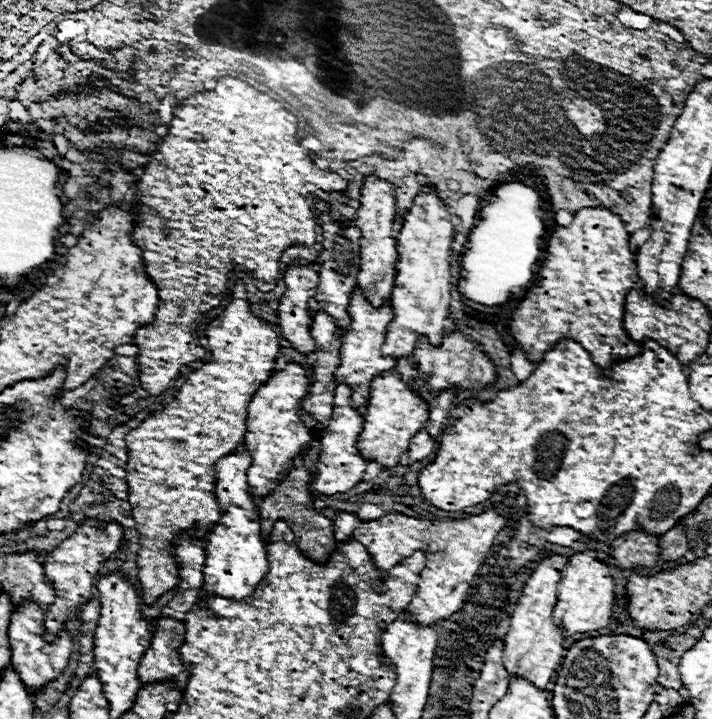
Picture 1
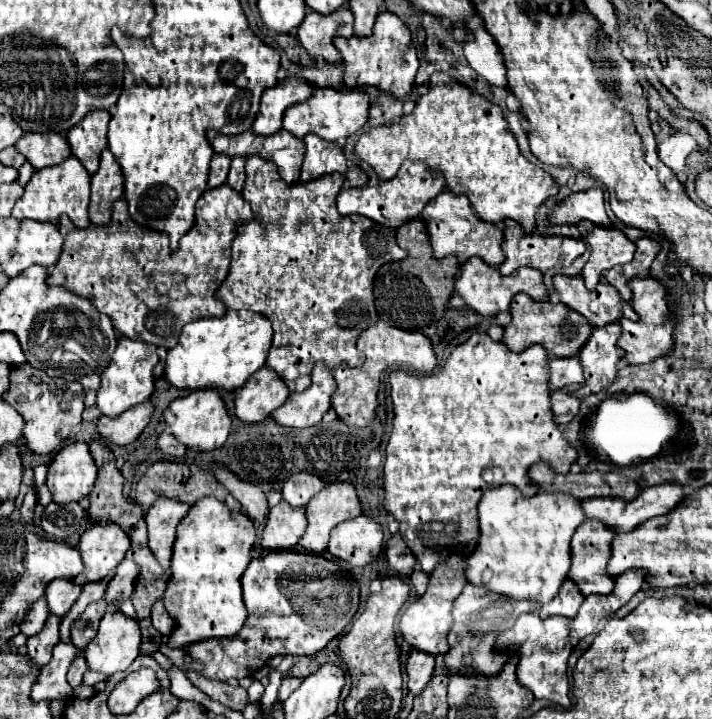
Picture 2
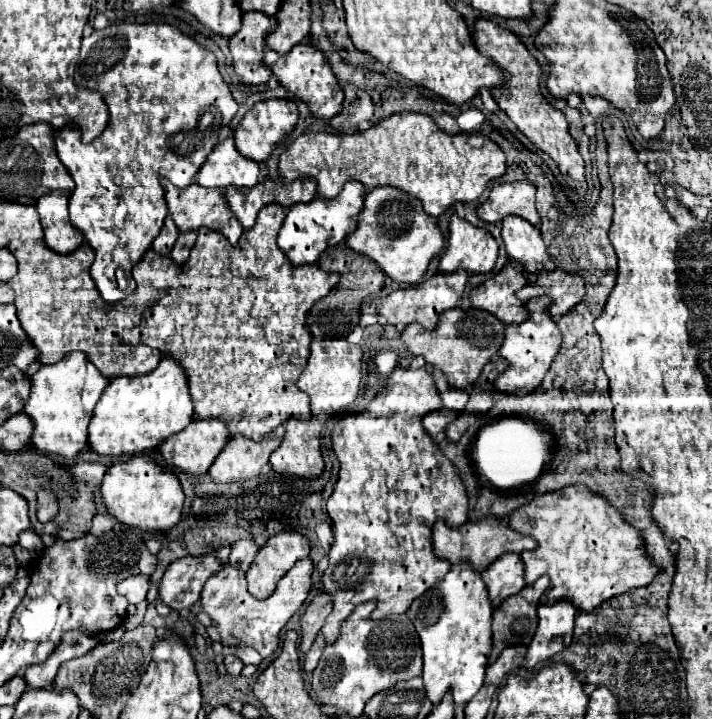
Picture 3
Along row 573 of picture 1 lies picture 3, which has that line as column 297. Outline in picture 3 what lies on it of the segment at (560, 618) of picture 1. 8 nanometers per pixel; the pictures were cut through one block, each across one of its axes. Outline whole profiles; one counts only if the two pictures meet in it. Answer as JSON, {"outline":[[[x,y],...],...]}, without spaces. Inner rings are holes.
{"outline":[[[304,558],[304,560],[296,562],[294,568],[286,576],[282,576],[282,580],[278,582],[272,596],[268,596],[266,600],[258,600],[248,594],[244,572],[232,568],[230,564],[224,564],[204,584],[204,590],[200,596],[202,610],[214,622],[224,646],[232,646],[238,650],[254,648],[262,658],[270,658],[278,650],[280,630],[294,616],[294,612],[300,610],[300,606],[304,604],[304,600],[308,596],[310,574],[312,574],[312,560]]]}

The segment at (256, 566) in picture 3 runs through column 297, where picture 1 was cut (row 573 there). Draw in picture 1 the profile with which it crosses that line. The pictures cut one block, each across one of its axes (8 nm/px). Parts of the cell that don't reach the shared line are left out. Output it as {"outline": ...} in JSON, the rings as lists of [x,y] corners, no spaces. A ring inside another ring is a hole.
{"outline":[[[554,554],[544,558],[536,570],[532,572],[530,580],[522,588],[520,600],[516,604],[516,610],[510,618],[510,628],[504,636],[504,666],[508,674],[522,674],[538,688],[546,690],[546,684],[552,680],[556,670],[560,668],[564,660],[564,636],[562,628],[554,624],[552,610],[558,602],[558,582],[562,578],[562,570],[568,564],[568,556]]]}

